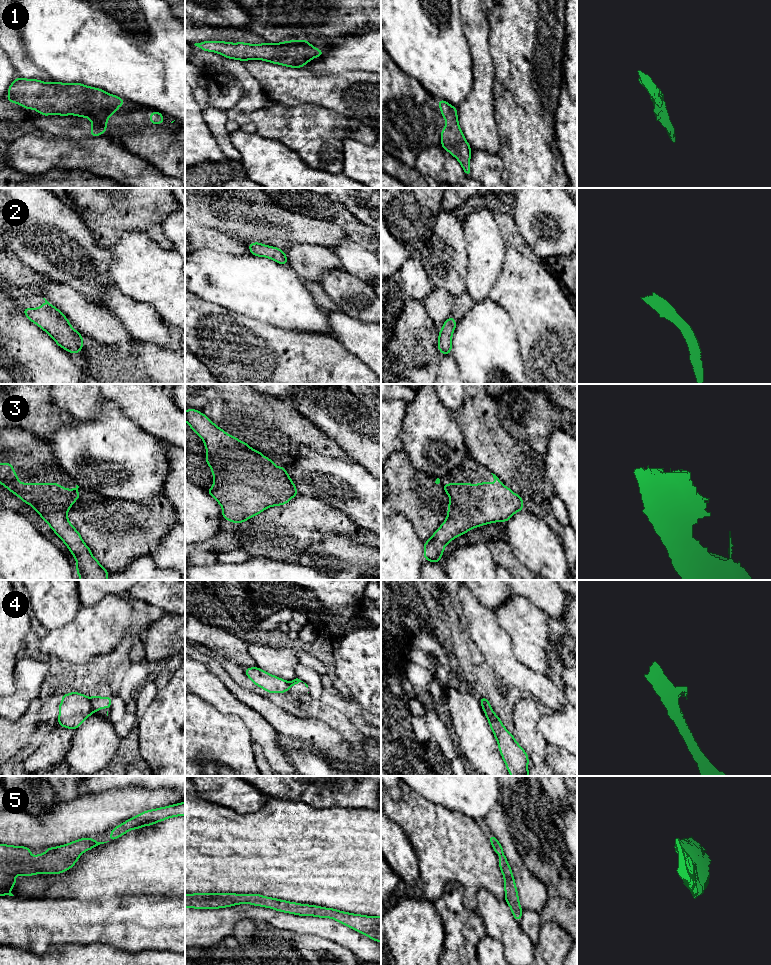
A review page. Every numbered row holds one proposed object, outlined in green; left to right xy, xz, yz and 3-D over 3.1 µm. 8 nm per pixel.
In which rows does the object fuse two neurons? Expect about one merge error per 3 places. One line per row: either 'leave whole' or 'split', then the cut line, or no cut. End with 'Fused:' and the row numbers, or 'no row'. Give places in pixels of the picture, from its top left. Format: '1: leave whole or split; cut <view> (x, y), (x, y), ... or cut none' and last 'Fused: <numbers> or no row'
1: leave whole; cut none
2: leave whole; cut none
3: leave whole; cut none
4: split; cut xy (89, 699), (94, 711)
5: leave whole; cut none
Fused: 4

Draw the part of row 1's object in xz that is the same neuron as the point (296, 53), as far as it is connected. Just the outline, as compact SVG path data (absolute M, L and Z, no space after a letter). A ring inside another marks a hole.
M302 39L264 44L204 41L194 45L204 51L219 53L229 59L242 61L260 59L292 68L302 68L315 57L324 55L324 51Z

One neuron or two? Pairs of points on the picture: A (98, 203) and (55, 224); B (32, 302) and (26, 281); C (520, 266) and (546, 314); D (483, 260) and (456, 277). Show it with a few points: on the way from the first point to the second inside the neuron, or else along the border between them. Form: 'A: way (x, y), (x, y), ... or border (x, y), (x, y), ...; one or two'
A: border (71, 205), (91, 233); two
B: border (16, 286), (28, 288), (39, 295); two
C: way (525, 278), (525, 289), (537, 302); one
D: border (465, 247), (467, 255), (466, 291); two

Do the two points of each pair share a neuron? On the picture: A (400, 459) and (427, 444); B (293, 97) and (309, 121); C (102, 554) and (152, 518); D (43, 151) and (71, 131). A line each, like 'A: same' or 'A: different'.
A: different
B: different
C: same
D: different

